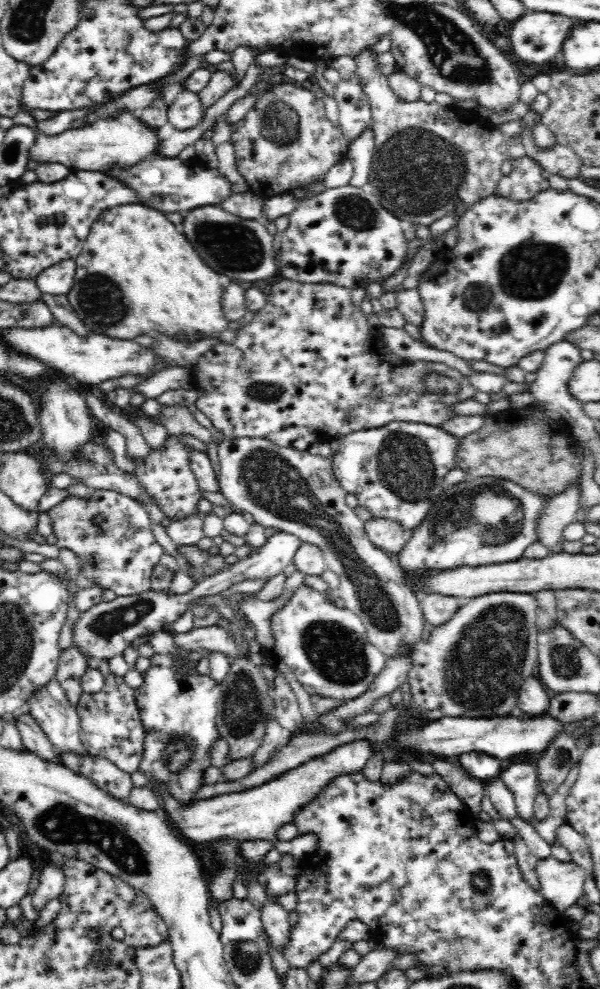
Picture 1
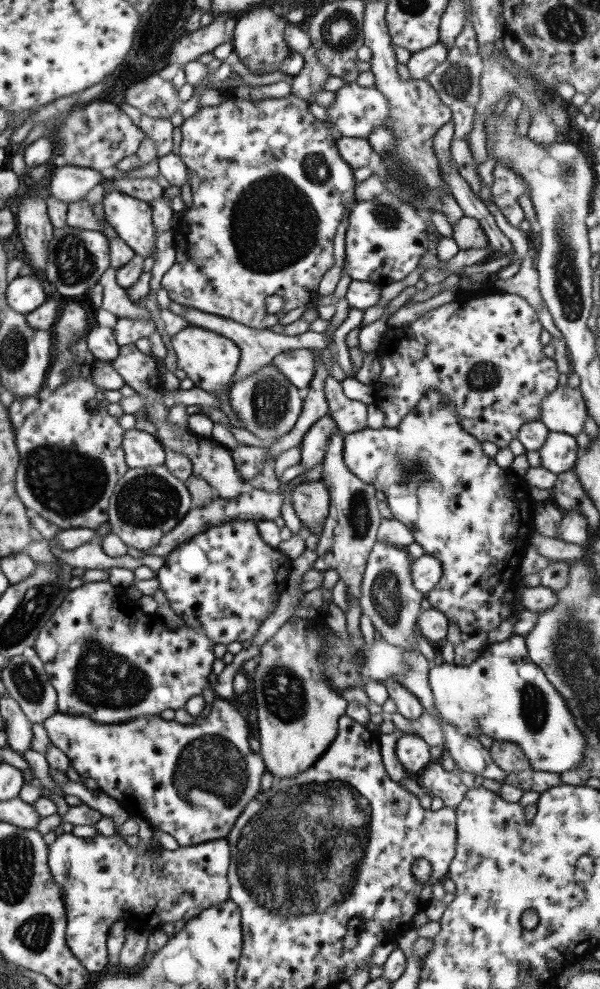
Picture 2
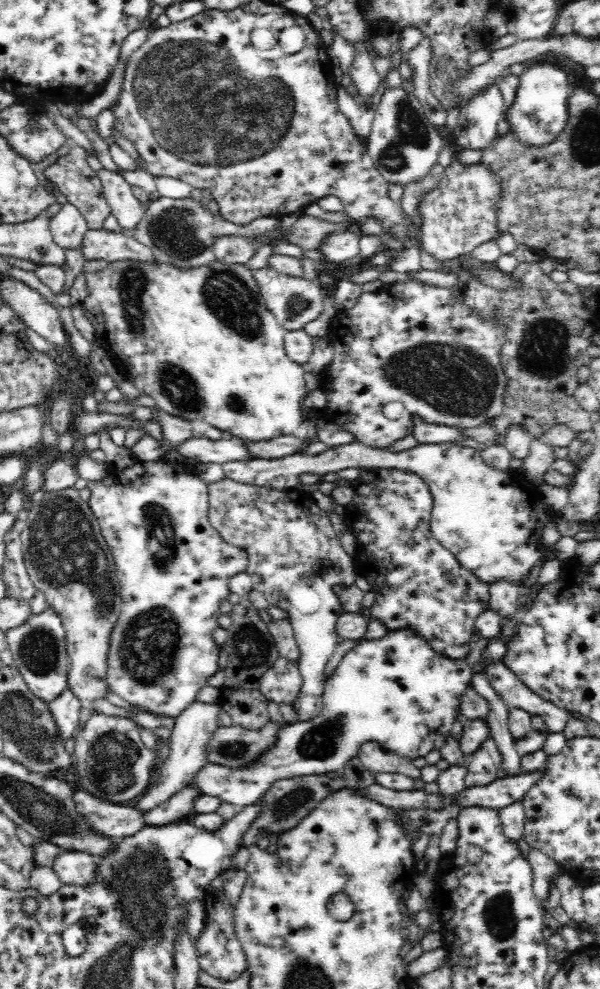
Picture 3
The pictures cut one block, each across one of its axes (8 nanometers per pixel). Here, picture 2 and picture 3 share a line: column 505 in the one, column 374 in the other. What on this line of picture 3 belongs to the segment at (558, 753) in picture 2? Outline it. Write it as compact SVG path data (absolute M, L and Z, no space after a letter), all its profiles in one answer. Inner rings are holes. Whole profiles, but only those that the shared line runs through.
M404 627L401 629L390 629L384 637L378 639L364 639L357 641L353 648L346 653L333 672L327 677L324 692L323 692L323 708L321 713L316 717L312 718L308 722L298 722L285 724L278 729L276 732L276 740L272 743L270 748L266 748L256 760L250 762L248 766L240 766L238 768L230 768L228 766L221 766L218 764L207 764L202 766L190 780L186 780L186 787L194 789L196 793L200 795L213 796L214 798L219 798L222 803L227 803L230 805L238 805L240 808L254 804L258 801L261 796L266 795L270 788L281 779L295 778L295 777L306 777L311 775L320 775L336 773L340 774L345 770L345 766L349 764L350 761L359 758L359 751L364 744L368 742L376 742L381 744L383 748L392 750L396 754L406 756L412 760L416 758L425 758L431 752L440 751L442 747L451 738L452 726L454 722L462 721L464 718L462 716L462 709L460 709L460 702L462 702L462 696L466 694L466 690L471 686L471 680L473 677L473 663L471 660L464 659L454 659L450 658L438 651L434 650L426 638L420 636L420 633L416 629L410 629L410 627Z

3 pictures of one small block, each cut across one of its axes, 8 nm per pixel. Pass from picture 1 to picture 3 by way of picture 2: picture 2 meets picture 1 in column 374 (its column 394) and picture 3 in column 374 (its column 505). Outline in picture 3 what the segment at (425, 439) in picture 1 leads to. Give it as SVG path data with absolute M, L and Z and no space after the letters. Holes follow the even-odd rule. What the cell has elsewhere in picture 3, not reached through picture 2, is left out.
M370 468L352 480L350 486L354 495L345 512L357 543L354 559L376 594L375 603L367 610L368 616L383 620L388 630L416 629L434 650L450 658L464 659L472 655L480 640L474 623L476 617L489 606L489 584L478 579L472 570L466 569L452 551L434 538L429 525L433 496L428 485L416 474L392 468Z

